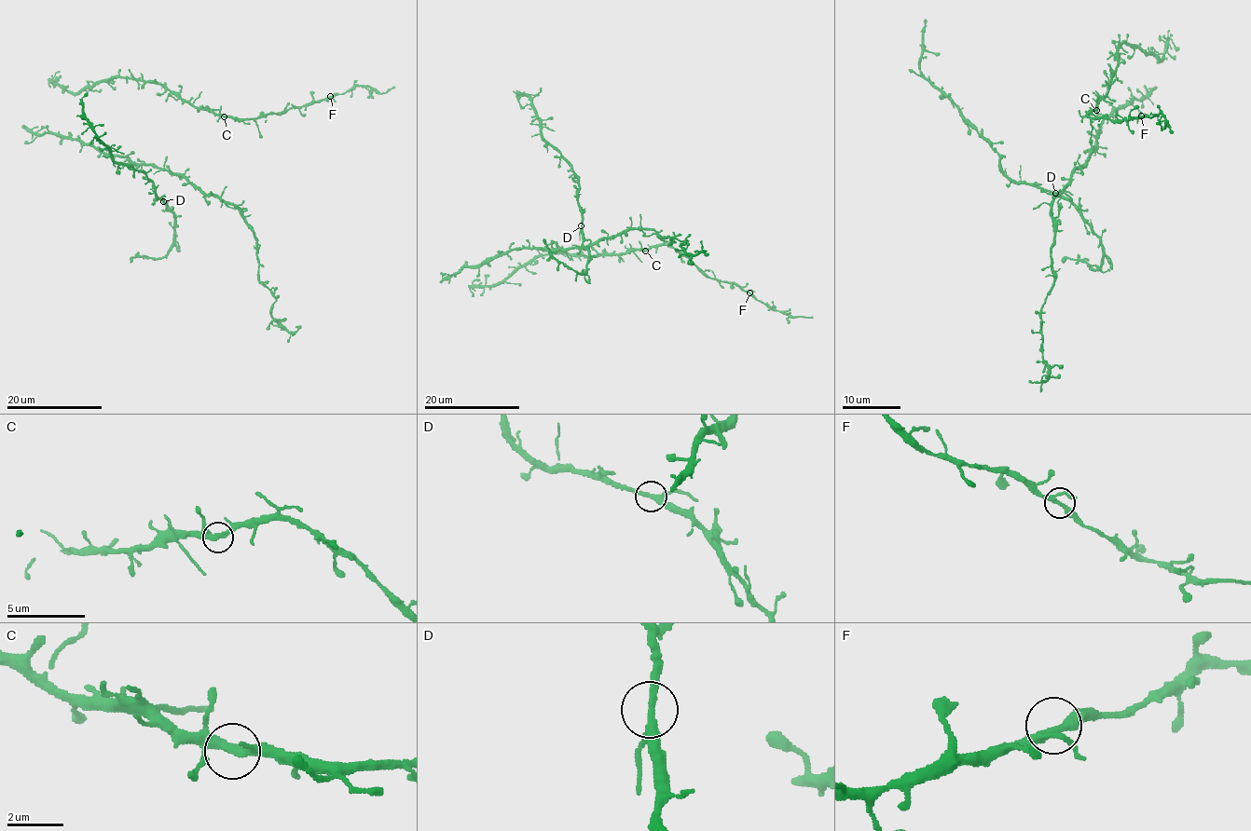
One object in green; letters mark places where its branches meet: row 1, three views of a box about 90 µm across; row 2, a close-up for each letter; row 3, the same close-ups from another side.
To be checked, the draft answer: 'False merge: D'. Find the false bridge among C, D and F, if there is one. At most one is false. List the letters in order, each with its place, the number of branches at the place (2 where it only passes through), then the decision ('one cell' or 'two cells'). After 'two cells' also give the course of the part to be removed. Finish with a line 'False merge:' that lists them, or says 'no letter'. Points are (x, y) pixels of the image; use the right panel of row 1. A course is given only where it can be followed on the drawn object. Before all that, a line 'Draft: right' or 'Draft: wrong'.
Draft: wrong
C: (1096, 110) | 3 | one cell
D: (1055, 193) | 3 | one cell
F: (1141, 115) | 3 | one cell
False merge: no letter

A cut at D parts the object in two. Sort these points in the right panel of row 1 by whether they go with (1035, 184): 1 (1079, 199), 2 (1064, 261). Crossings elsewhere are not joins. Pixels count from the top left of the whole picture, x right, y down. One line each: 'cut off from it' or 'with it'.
1: cut off from it
2: cut off from it

